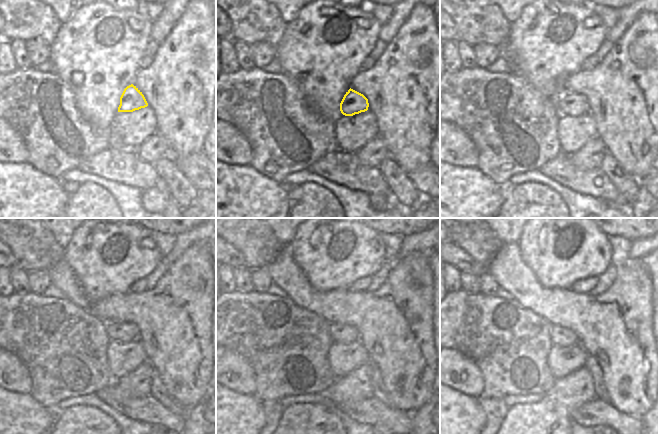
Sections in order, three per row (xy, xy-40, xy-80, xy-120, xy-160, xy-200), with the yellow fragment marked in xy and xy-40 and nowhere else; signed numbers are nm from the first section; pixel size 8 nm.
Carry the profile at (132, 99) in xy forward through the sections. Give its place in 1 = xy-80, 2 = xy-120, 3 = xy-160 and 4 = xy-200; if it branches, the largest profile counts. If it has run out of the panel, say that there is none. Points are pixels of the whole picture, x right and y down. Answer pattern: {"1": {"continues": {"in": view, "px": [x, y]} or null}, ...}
{"1": {"continues": {"in": "xy-80", "px": [572, 104]}}, "2": {"continues": {"in": "xy-120", "px": [119, 331]}}, "3": {"continues": {"in": "xy-160", "px": [342, 333]}}, "4": {"continues": {"in": "xy-200", "px": [560, 336]}}}

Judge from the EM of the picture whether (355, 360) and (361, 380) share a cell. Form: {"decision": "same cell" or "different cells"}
{"decision": "different cells"}

